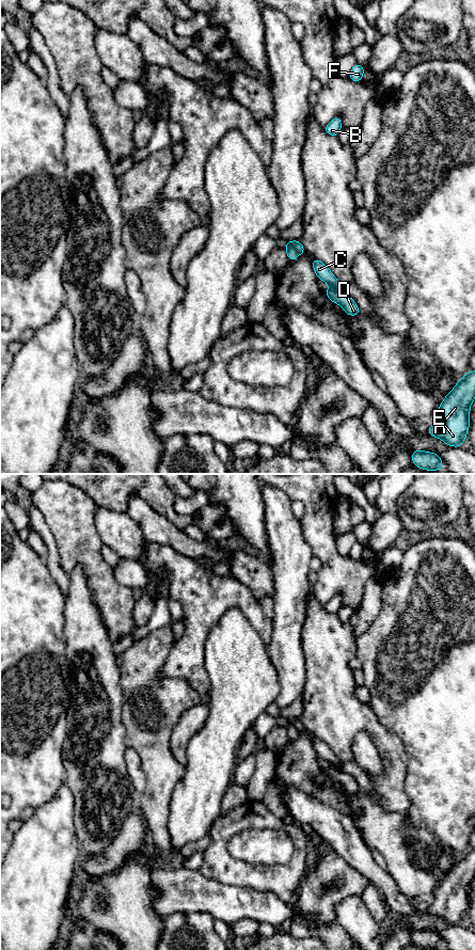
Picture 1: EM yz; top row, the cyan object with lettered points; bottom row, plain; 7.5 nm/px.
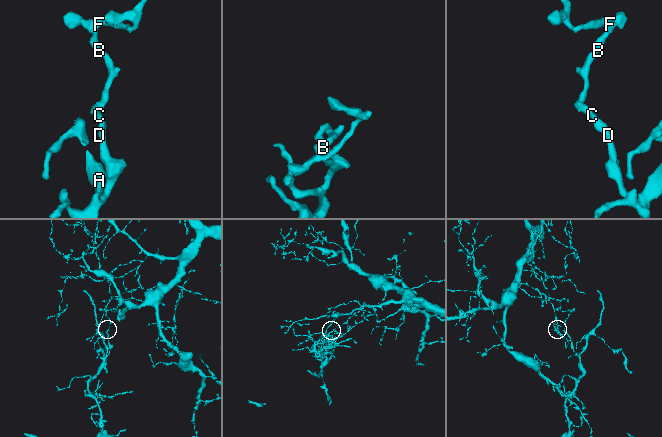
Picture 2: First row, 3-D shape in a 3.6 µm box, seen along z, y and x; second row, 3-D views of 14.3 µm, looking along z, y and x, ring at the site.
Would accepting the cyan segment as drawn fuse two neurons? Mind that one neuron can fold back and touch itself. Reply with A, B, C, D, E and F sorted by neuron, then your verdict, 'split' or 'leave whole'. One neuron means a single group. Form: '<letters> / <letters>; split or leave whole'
A C D E / B F; split

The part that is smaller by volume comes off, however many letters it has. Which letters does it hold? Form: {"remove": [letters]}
{"remove": ["A", "C", "D", "E"]}

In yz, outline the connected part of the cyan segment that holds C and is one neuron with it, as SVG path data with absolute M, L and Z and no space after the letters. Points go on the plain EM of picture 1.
M314 737L312 743L318 757L326 760L330 764L324 773L332 780L341 783L345 788L347 793L358 794L360 792L359 785L351 775L341 771L343 762L336 758L331 748L317 737Z

